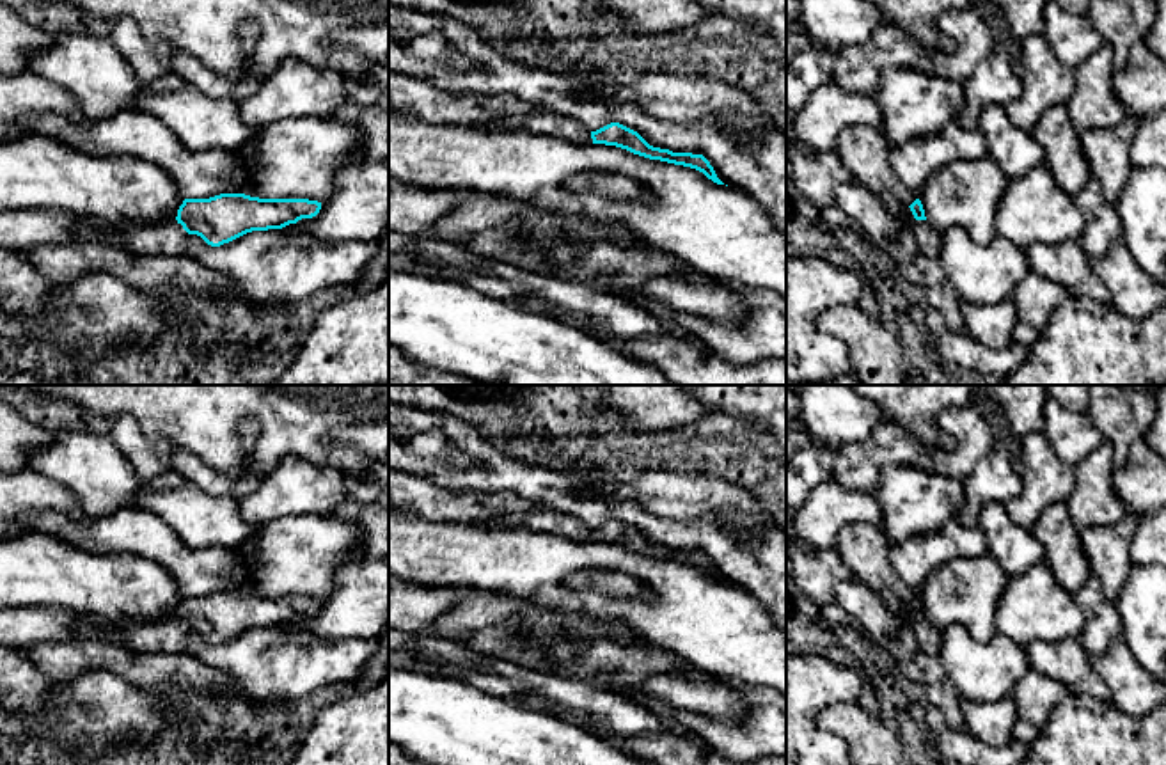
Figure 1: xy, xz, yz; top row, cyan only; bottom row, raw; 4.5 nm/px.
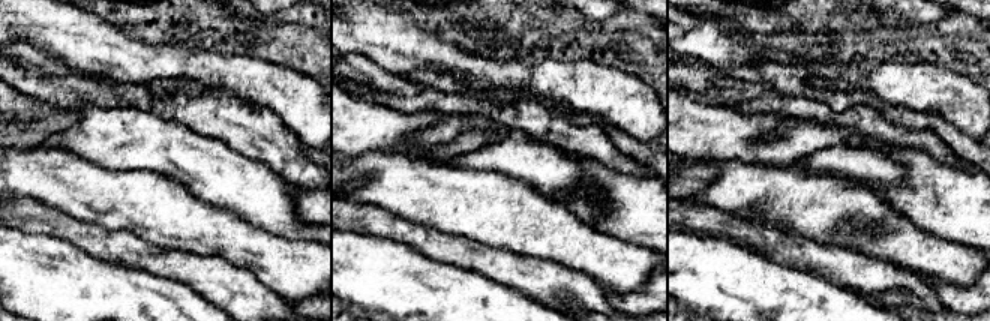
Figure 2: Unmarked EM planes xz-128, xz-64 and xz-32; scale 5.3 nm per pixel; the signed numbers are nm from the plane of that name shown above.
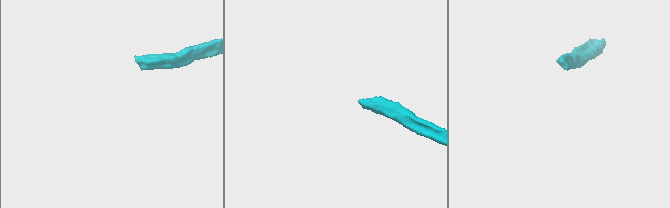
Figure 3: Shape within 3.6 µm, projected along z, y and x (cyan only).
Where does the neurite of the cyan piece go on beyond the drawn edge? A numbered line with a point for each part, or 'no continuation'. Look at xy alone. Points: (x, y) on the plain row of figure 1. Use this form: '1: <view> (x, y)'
1: xy (167, 636)

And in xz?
1: xz (545, 520)

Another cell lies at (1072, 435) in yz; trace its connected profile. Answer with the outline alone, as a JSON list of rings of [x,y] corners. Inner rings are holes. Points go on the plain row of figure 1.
[[[1052,398],[1045,403],[1044,433],[1052,451],[1072,467],[1106,442],[1088,412],[1068,410]]]

